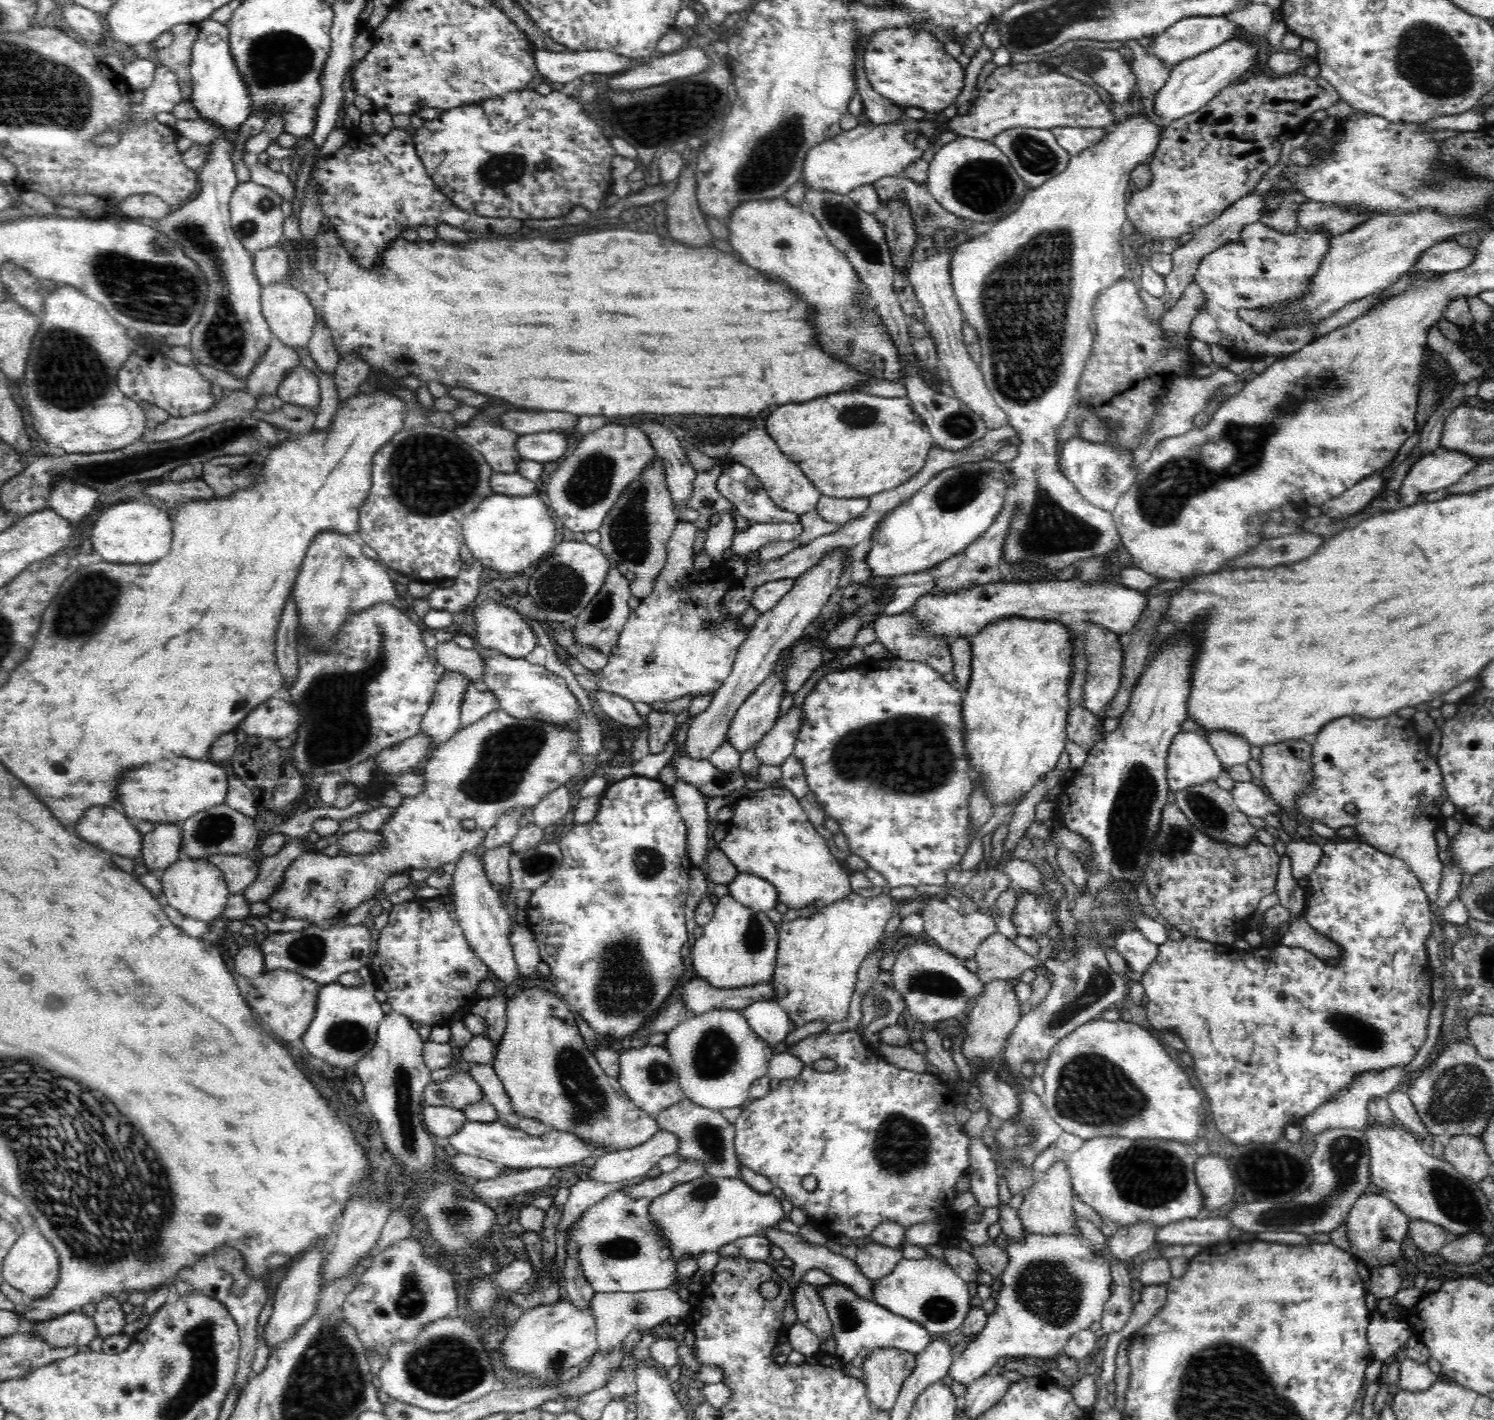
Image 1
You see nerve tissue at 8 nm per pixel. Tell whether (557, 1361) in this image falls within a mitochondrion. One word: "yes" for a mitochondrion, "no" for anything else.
yes

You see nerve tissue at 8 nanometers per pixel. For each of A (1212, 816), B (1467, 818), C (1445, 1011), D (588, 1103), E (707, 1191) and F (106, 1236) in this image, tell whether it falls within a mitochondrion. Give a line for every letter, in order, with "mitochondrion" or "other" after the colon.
A: mitochondrion
B: other
C: other
D: mitochondrion
E: mitochondrion
F: mitochondrion

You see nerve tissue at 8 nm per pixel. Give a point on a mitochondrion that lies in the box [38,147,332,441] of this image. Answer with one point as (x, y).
(157, 289)

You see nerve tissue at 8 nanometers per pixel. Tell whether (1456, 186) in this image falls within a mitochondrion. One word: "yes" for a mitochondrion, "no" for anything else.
yes

